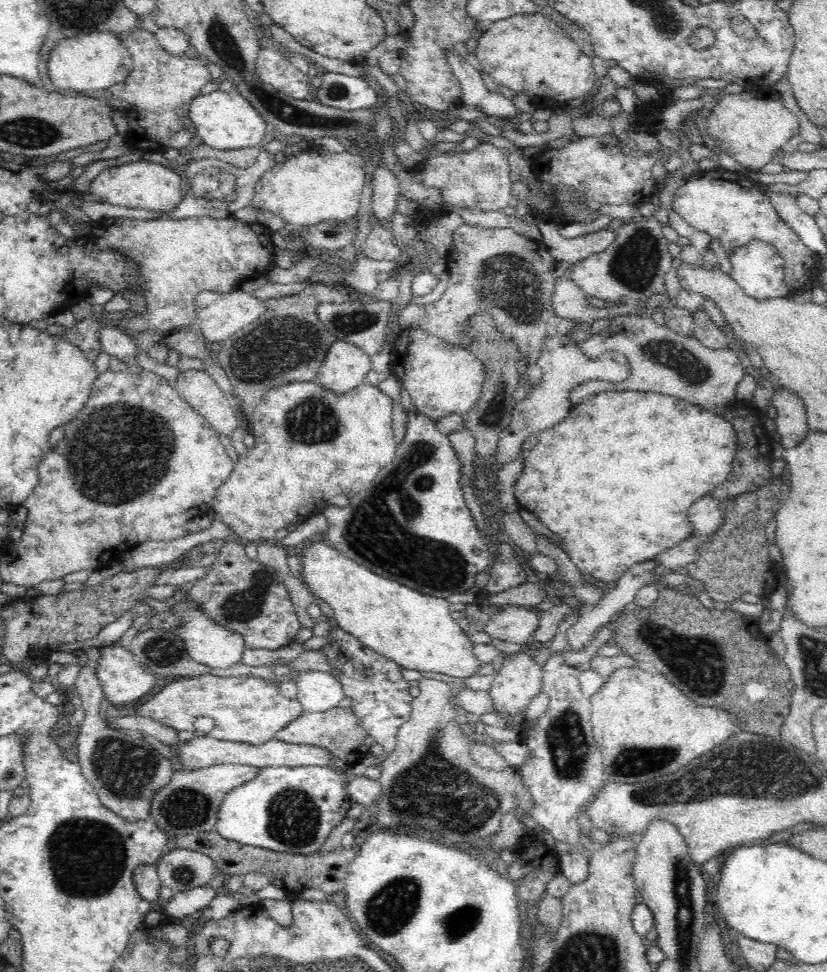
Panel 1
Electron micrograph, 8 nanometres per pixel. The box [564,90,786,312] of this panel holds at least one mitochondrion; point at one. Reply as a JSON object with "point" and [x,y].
{"point":[635,263]}

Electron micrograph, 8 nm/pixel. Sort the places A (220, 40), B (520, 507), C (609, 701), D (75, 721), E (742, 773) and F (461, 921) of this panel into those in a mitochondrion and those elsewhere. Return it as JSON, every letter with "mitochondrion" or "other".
{"A":"mitochondrion","B":"other","C":"other","D":"other","E":"mitochondrion","F":"mitochondrion"}

